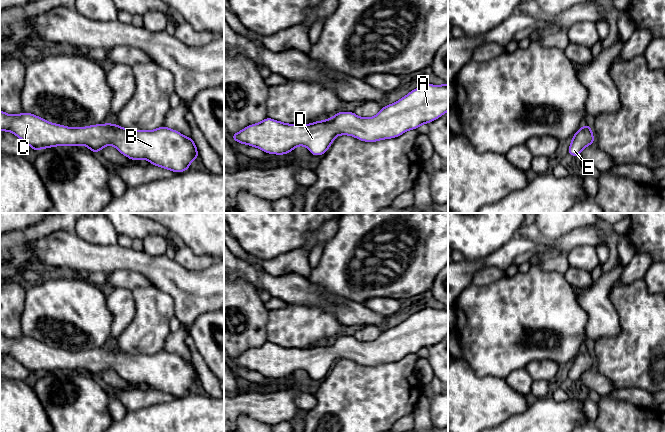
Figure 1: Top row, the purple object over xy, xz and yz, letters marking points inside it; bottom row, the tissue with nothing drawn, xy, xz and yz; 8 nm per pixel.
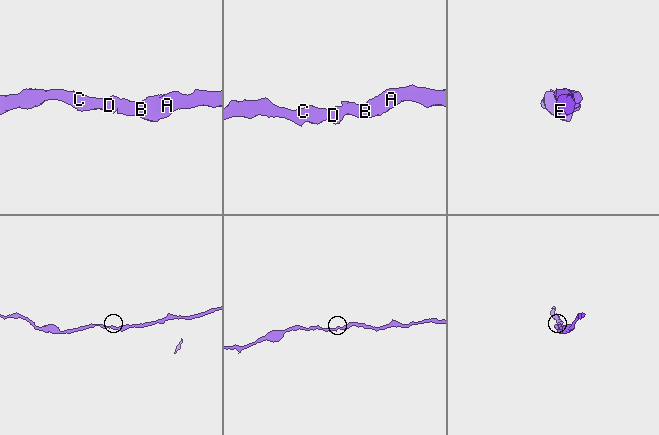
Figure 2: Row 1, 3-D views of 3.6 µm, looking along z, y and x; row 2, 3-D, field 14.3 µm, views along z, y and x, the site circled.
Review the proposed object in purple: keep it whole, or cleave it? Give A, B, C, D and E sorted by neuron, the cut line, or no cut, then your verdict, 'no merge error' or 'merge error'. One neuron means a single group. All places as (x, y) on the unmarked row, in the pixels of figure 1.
groups A B C D E; cut none; no merge error

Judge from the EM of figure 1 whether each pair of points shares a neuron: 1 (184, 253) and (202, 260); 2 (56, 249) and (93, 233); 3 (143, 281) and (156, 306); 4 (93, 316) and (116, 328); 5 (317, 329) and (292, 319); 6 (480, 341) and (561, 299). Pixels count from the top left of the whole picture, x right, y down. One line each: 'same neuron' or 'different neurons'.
1: same neuron
2: different neurons
3: different neurons
4: different neurons
5: same neuron
6: same neuron

